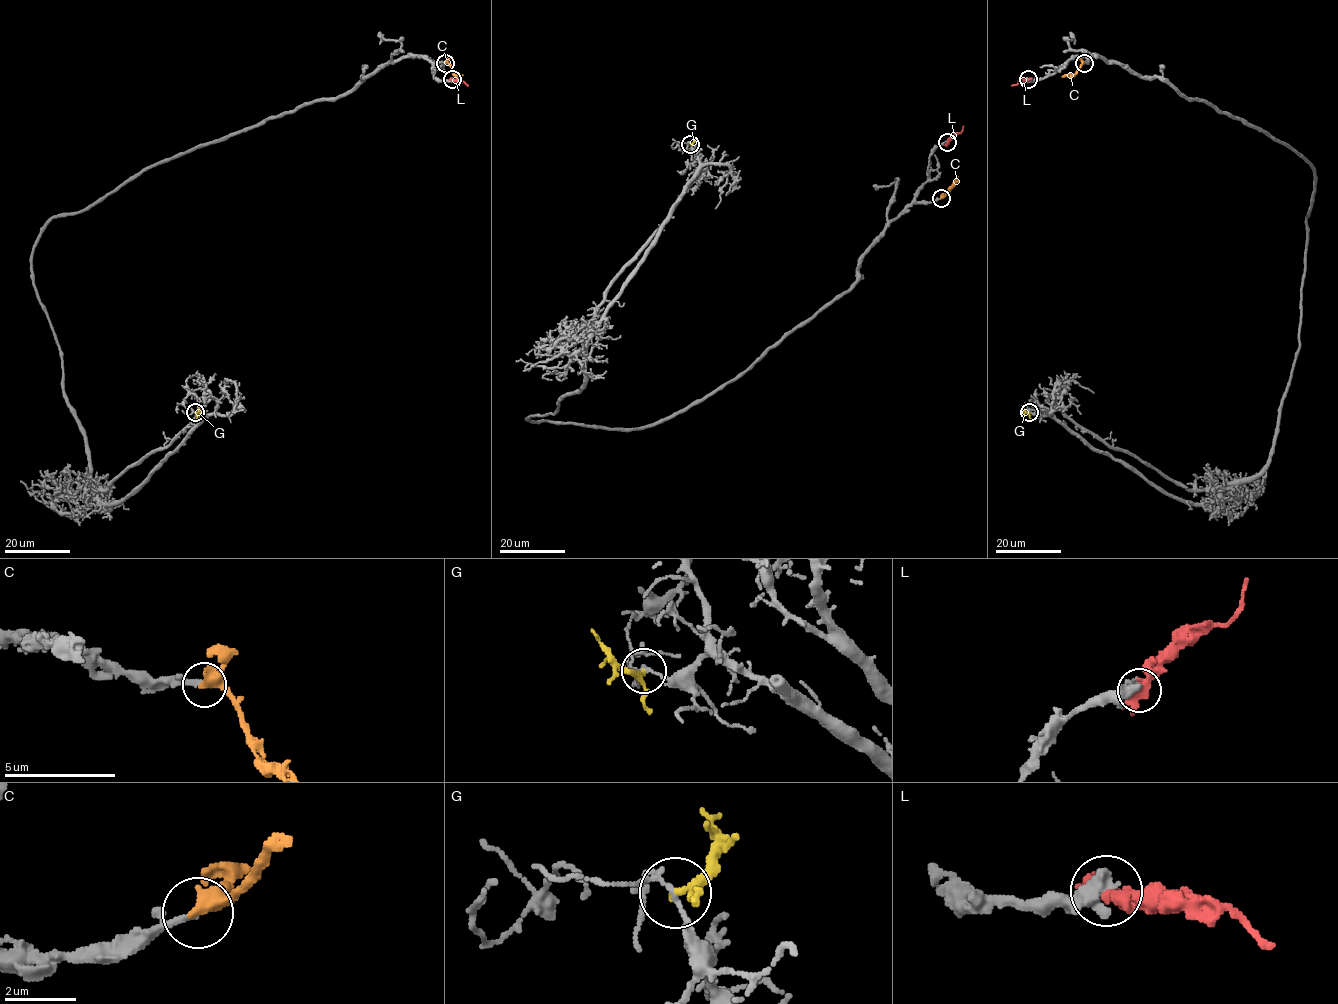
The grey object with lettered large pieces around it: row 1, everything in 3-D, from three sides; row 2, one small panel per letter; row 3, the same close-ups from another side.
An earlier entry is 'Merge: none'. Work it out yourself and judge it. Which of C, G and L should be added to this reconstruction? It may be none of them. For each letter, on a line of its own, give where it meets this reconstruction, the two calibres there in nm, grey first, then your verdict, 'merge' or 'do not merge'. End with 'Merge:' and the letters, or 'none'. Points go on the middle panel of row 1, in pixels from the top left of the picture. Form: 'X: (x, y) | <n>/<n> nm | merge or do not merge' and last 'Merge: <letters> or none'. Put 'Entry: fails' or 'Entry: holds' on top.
Entry: fails
C: (941, 198) | 190/380 nm | merge
G: (690, 144) | 110/200 nm | do not merge
L: (947, 142) | 550/360 nm | do not merge
Merge: C

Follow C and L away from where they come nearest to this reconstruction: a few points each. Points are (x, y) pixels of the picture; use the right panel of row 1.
C: (1083, 63), (1073, 74), (1062, 76)
L: (1028, 79), (1012, 86)

